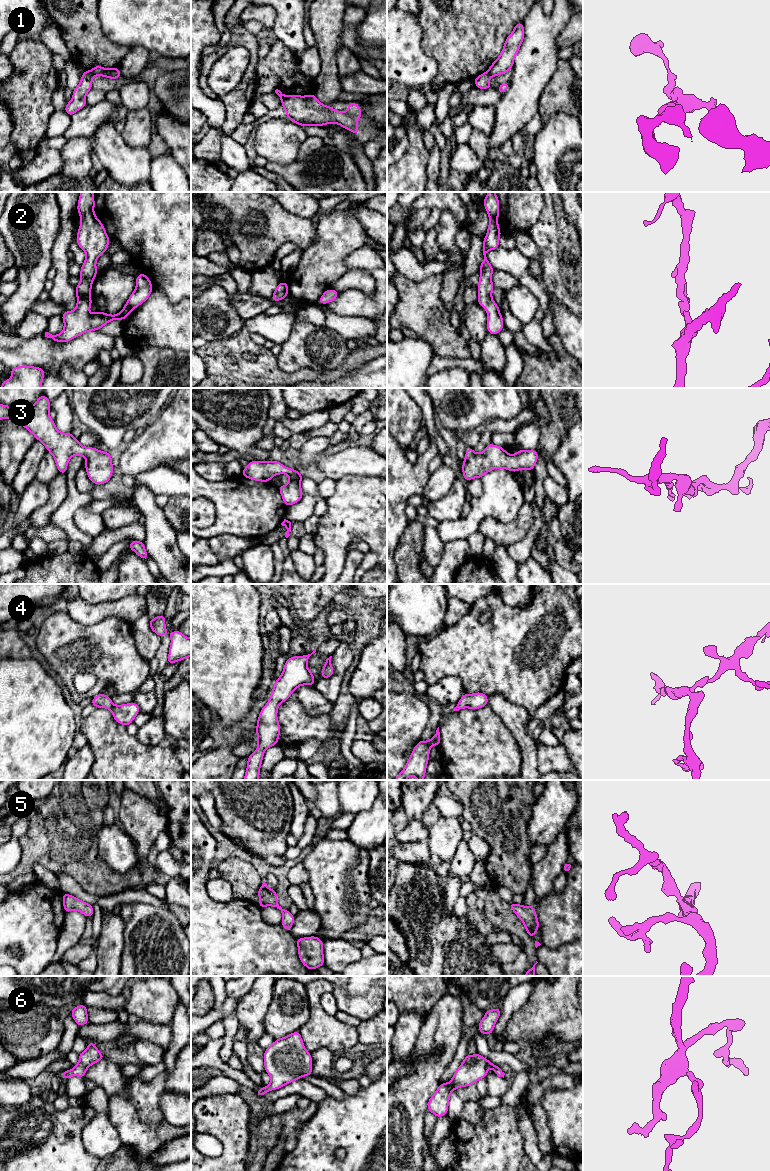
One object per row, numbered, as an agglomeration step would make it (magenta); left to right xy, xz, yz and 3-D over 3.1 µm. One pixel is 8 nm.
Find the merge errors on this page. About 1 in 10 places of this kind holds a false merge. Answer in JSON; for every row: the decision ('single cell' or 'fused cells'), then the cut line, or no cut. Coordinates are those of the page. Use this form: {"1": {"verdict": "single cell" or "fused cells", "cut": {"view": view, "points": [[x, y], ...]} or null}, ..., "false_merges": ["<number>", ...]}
{"1": {"verdict": "fused cells", "cut": {"view": "xy", "points": [[88, 71], [94, 75]]}}, "2": {"verdict": "single cell", "cut": null}, "3": {"verdict": "single cell", "cut": null}, "4": {"verdict": "single cell", "cut": null}, "5": {"verdict": "single cell", "cut": null}, "6": {"verdict": "single cell", "cut": null}, "false_merges": ["1"]}

